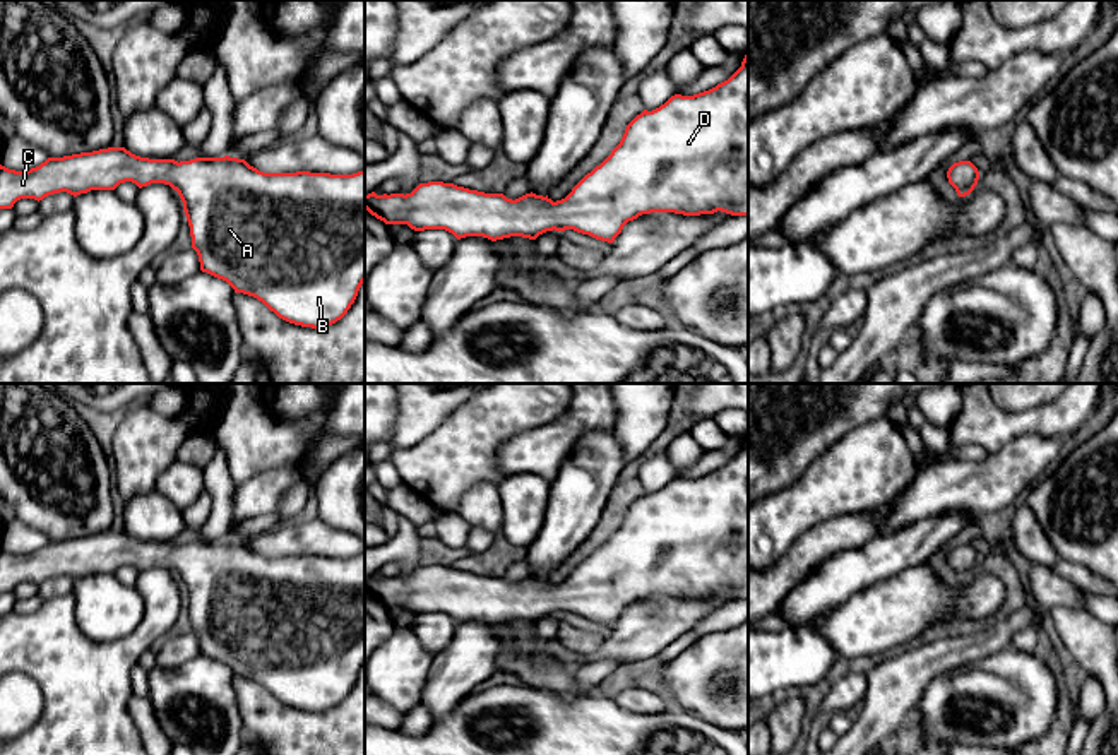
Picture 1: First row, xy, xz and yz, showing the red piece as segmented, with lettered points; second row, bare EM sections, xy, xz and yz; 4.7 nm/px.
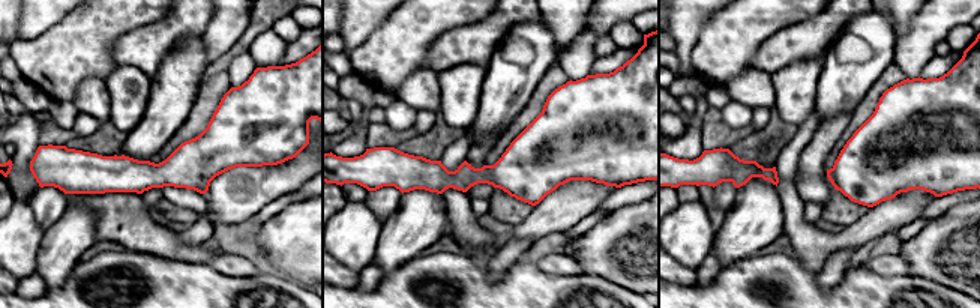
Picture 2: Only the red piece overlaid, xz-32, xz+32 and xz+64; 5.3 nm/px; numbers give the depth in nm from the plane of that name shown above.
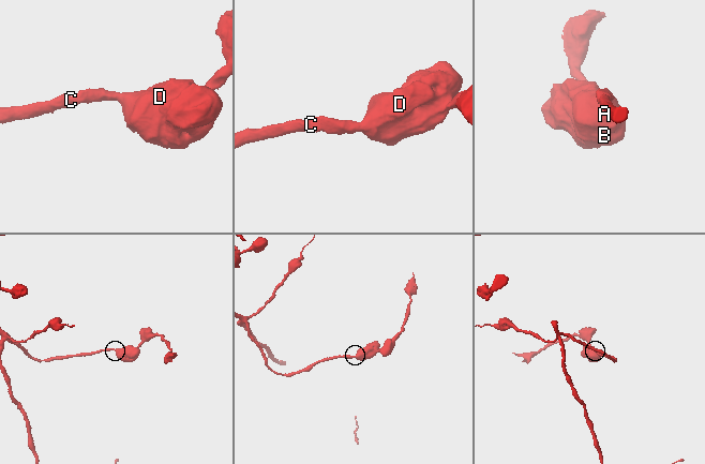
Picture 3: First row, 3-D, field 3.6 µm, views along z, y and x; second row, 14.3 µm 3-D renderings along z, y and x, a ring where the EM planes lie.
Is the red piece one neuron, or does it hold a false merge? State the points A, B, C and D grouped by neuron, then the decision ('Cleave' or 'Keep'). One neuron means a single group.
Groups: A B C D. Keep

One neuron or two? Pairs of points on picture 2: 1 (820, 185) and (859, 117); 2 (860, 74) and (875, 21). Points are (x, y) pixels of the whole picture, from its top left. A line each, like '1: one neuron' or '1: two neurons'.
1: two neurons
2: one neuron

